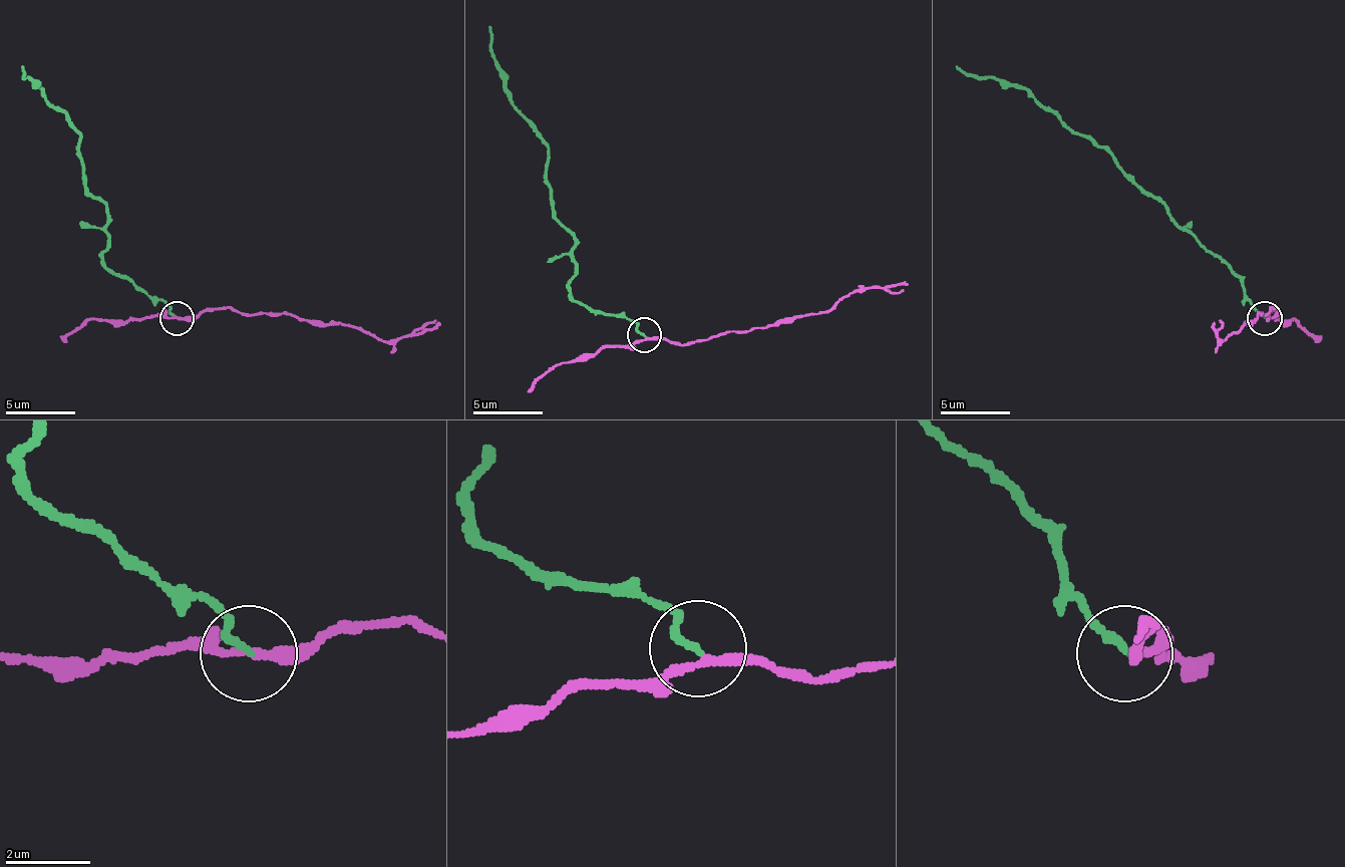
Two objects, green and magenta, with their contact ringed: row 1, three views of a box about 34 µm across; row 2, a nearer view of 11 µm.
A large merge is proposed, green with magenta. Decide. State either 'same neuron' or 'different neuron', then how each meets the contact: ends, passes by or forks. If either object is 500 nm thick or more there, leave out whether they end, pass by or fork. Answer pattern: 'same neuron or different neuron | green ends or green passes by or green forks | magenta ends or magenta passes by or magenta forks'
different neuron | green ends | magenta passes by

